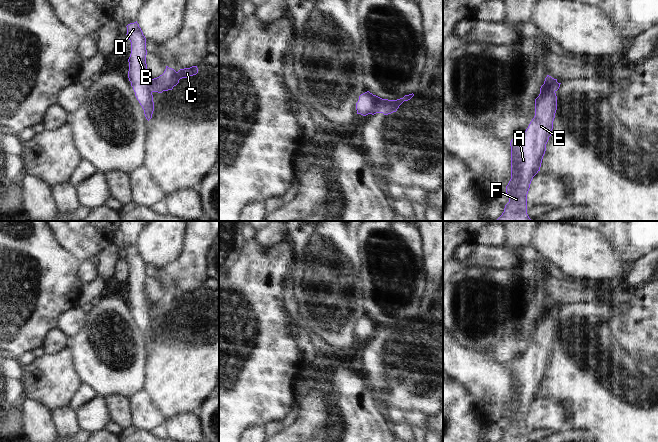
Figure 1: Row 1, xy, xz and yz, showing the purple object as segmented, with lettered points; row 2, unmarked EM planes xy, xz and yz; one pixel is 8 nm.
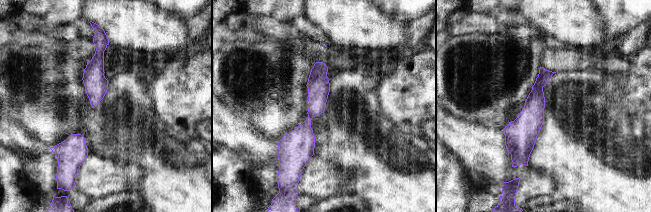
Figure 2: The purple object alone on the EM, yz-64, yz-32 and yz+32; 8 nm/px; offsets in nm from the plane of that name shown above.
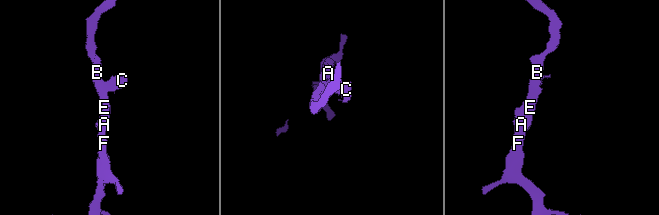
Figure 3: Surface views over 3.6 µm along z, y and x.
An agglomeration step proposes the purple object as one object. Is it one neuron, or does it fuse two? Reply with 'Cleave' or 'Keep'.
Cleave

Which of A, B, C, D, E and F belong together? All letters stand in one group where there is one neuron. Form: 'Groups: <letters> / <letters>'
Groups: A B D E F / C

